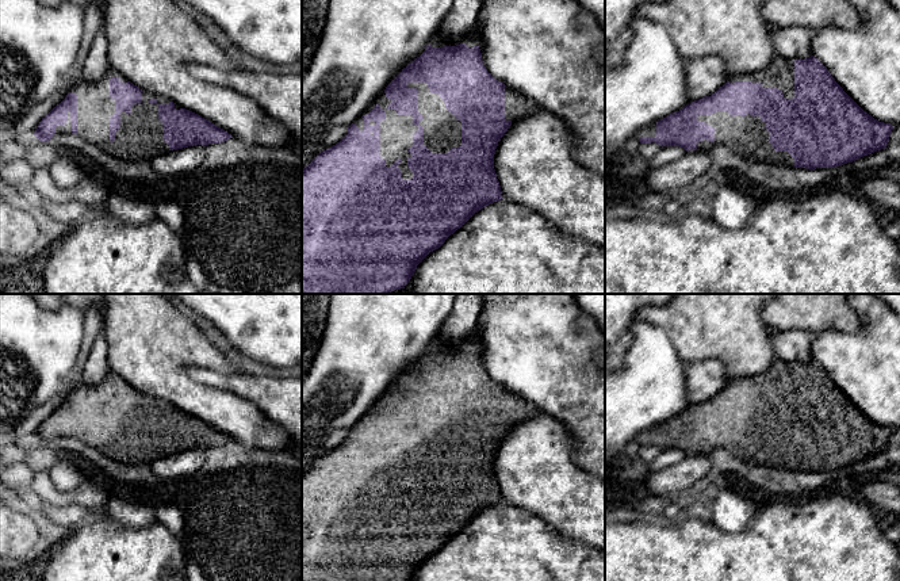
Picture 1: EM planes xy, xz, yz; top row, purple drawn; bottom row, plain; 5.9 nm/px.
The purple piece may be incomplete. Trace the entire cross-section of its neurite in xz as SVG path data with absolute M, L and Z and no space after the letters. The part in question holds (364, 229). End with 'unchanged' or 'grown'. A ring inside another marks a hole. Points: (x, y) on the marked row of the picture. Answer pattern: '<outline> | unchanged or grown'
M478 24L455 46L443 38L443 30L430 38L425 51L410 62L386 87L364 115L348 127L348 134L332 148L321 152L302 169L302 294L390 294L405 288L414 275L417 265L445 240L460 229L475 213L498 202L502 191L494 169L494 154L498 142L513 121L518 121L544 110L532 99L513 91L495 80L482 61L482 42Z | grown

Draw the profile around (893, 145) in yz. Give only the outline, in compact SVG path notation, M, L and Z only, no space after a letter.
M900 125L893 126L885 150L892 163L900 163Z

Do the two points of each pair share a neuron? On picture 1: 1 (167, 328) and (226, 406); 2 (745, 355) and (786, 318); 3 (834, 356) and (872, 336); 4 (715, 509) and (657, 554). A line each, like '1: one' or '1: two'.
1: one
2: two
3: one
4: two

